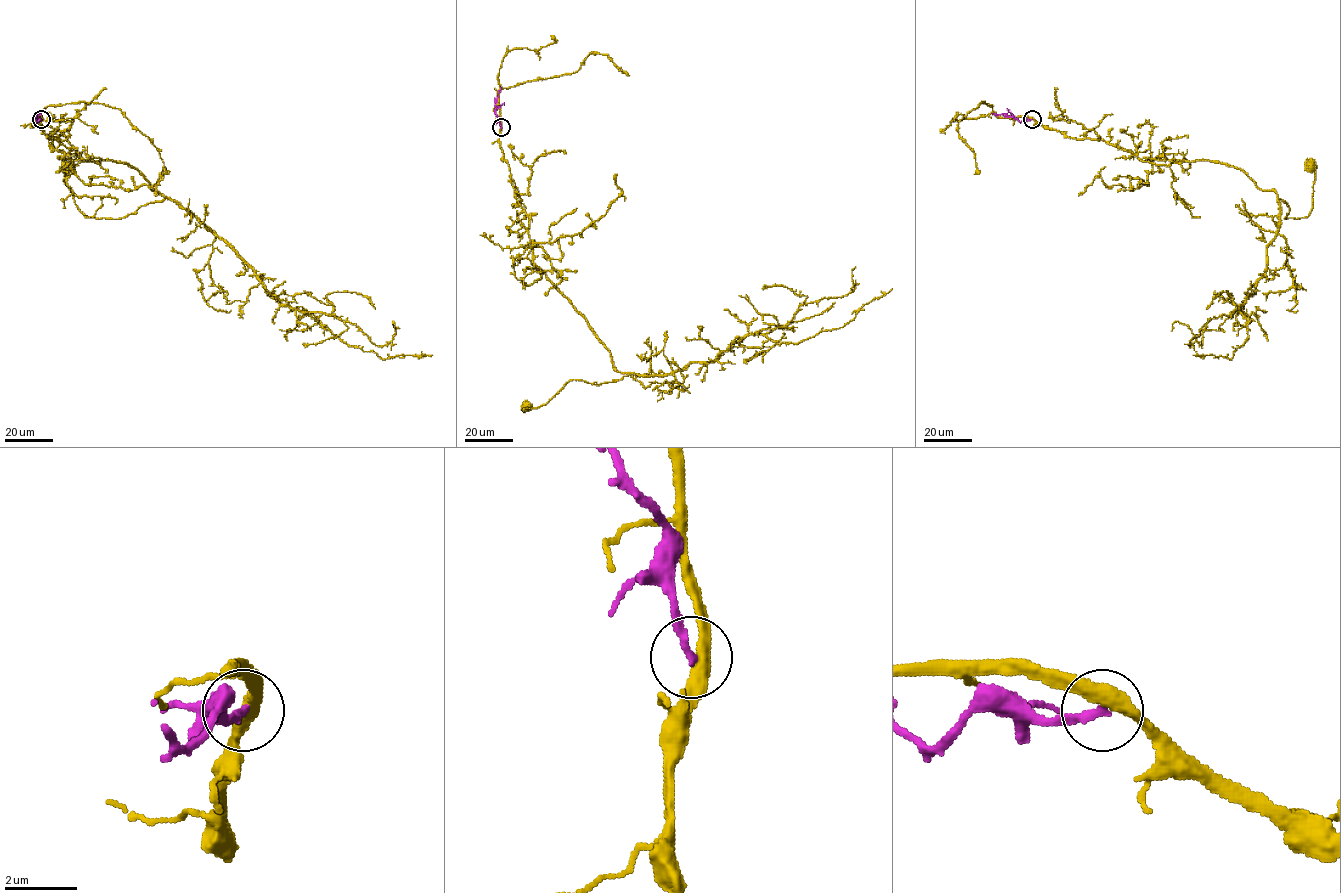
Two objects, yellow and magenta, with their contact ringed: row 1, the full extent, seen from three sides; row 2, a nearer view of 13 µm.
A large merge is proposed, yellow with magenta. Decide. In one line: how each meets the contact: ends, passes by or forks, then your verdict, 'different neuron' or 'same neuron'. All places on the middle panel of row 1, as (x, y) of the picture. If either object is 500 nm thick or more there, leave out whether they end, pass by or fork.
yellow passes by; magenta ends there; different neuron

